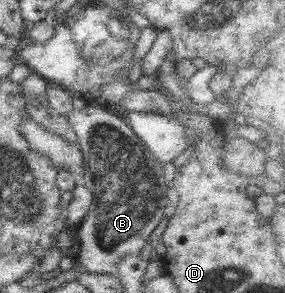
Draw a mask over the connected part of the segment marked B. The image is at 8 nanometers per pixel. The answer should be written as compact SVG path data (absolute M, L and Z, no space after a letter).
M97 103L88 104L82 110L73 109L67 122L77 137L77 147L82 154L84 187L93 198L88 213L77 229L78 256L73 259L75 265L82 267L84 272L116 276L116 261L138 253L163 218L162 211L169 203L165 195L169 184L162 179L163 173L158 173L162 171L162 165L142 146L141 139L128 127L125 120L108 109L103 110Z

